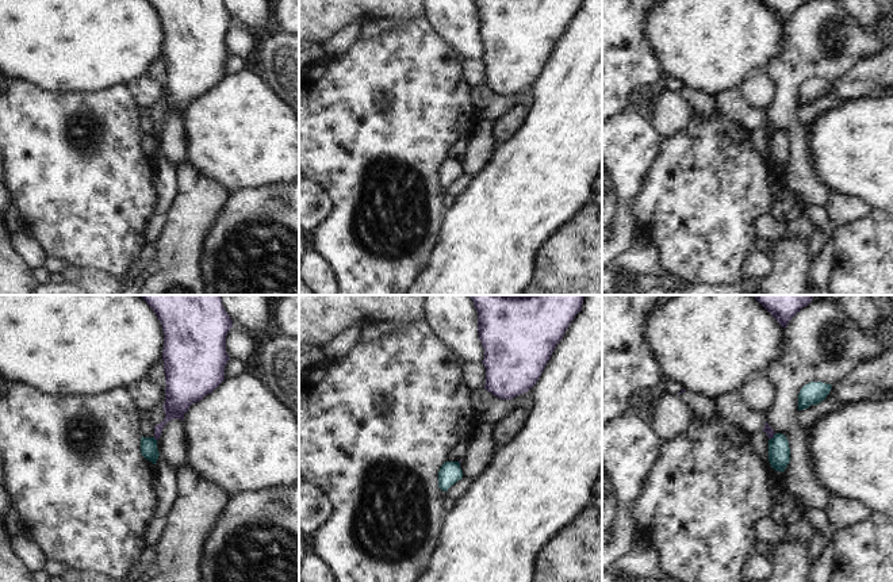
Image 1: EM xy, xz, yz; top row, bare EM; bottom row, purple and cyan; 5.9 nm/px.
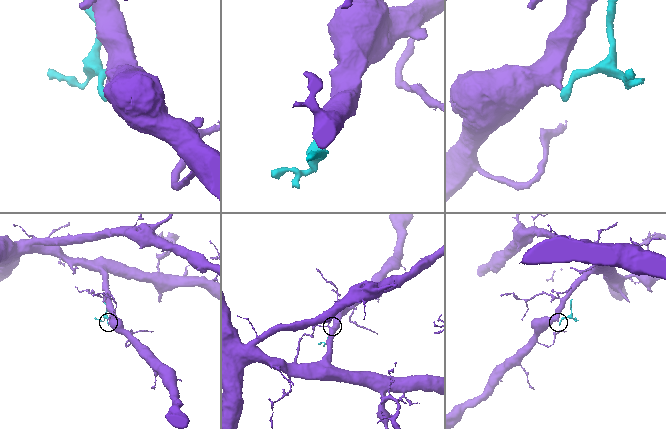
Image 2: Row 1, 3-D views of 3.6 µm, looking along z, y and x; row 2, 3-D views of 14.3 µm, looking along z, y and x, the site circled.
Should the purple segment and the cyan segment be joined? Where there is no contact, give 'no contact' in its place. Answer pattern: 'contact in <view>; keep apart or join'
contact in yz; keep apart

